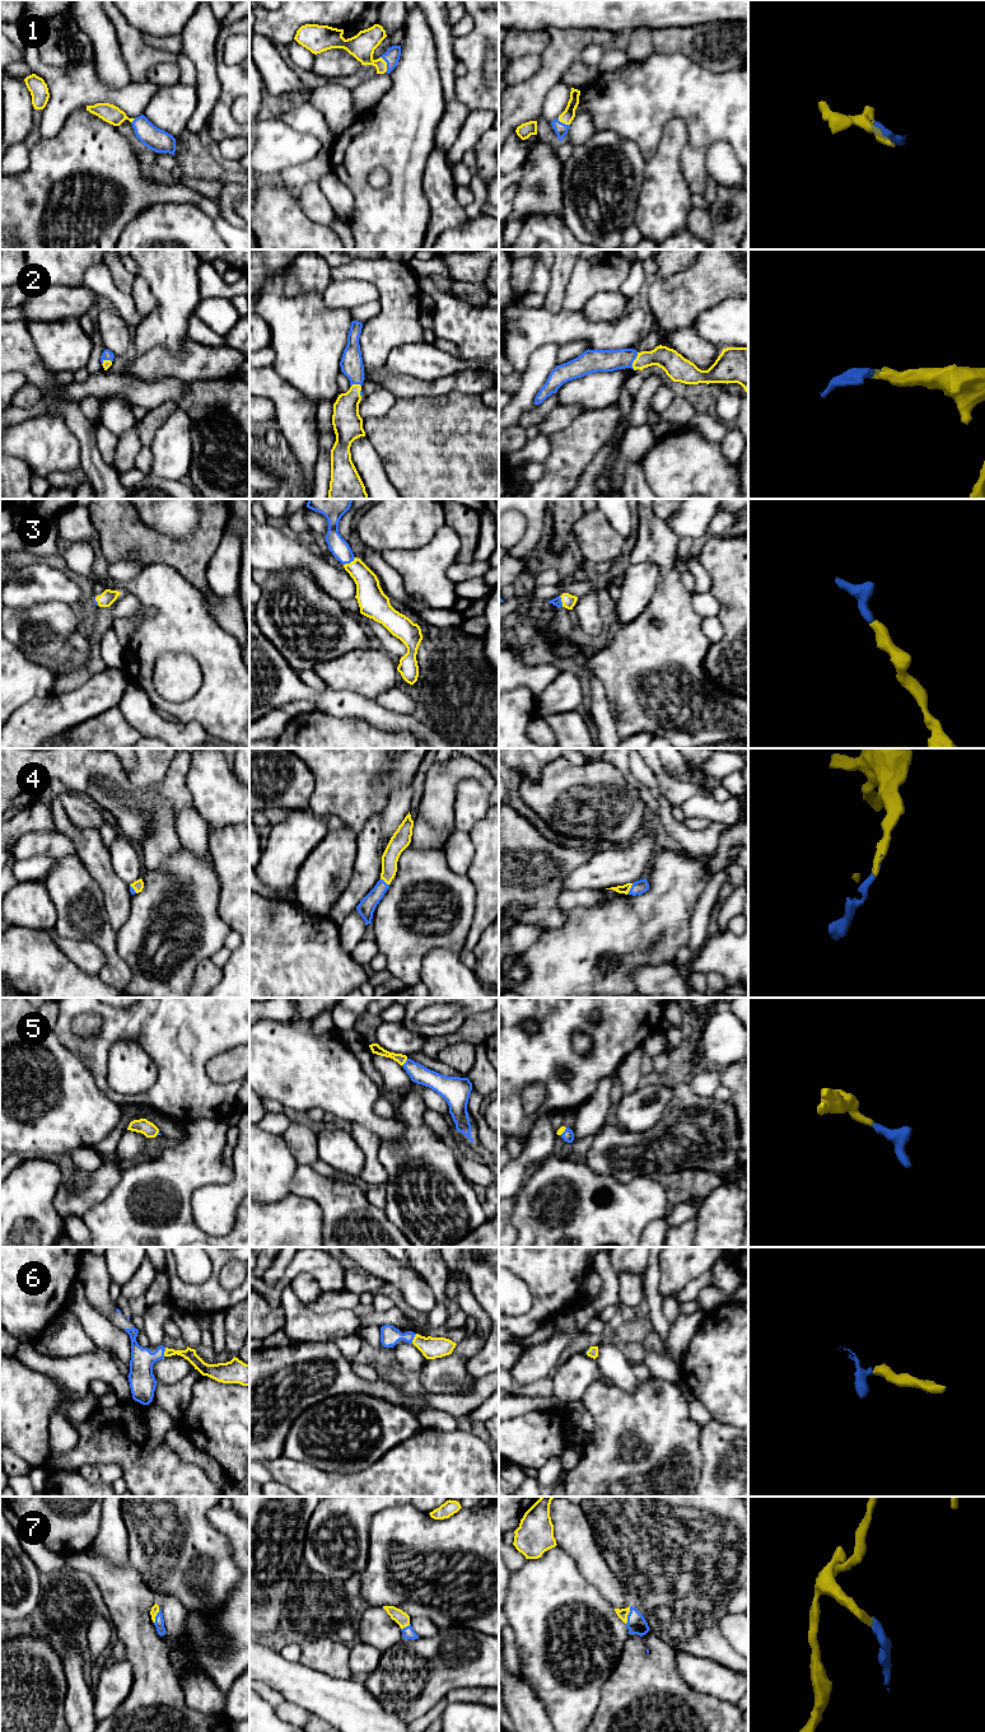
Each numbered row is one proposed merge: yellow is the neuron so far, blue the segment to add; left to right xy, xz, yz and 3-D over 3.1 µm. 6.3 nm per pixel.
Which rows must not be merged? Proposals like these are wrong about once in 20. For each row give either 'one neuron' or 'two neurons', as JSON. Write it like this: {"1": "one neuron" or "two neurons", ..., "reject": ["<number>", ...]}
{"1": "one neuron", "2": "one neuron", "3": "one neuron", "4": "one neuron", "5": "one neuron", "6": "one neuron", "7": "one neuron", "reject": []}

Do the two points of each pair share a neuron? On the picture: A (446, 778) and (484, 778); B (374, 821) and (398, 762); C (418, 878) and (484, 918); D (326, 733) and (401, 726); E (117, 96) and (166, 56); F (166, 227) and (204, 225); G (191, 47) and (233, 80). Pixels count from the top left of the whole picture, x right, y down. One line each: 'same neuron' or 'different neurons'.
A: same neuron
B: different neurons
C: different neurons
D: different neurons
E: different neurons
F: same neuron
G: different neurons

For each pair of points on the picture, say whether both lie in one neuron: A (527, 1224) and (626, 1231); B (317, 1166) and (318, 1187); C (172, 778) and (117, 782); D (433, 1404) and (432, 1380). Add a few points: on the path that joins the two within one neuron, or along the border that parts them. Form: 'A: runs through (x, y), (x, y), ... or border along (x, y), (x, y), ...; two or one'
A: runs through (551, 1229), (602, 1231); one
B: border along (309, 1166), (317, 1172), (332, 1177); two
C: runs through (159, 792), (153, 796), (131, 796); one
D: border along (462, 1392), (437, 1392), (430, 1395); two

